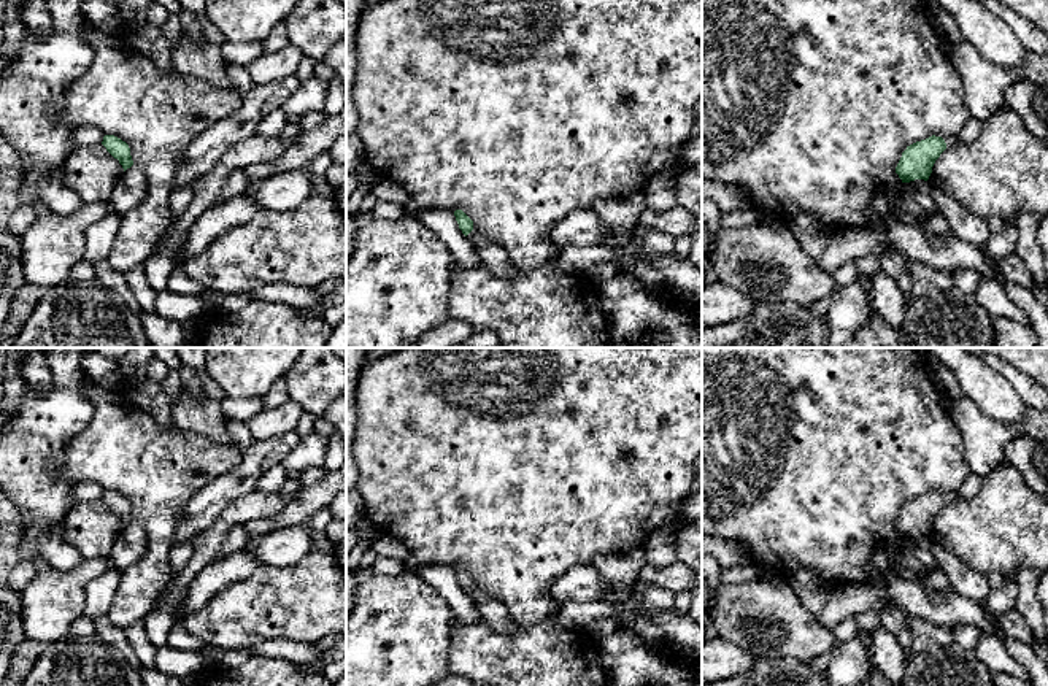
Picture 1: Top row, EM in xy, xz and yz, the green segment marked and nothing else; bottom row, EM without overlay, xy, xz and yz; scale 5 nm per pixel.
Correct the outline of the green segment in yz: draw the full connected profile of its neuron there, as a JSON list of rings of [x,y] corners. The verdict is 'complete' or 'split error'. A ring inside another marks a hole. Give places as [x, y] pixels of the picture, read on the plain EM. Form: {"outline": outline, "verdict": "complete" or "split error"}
{"outline": [[[929,492],[916,497],[902,508],[902,513],[896,522],[896,529],[902,538],[915,535],[927,537],[935,516],[946,503],[954,503],[957,499],[951,492]]], "verdict": "split error"}

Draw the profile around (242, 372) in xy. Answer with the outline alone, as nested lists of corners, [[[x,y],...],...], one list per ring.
[[[205,348],[206,370],[225,397],[262,399],[303,348]]]

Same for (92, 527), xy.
[[[103,500],[81,502],[65,516],[64,538],[76,546],[84,559],[105,557],[124,524]]]

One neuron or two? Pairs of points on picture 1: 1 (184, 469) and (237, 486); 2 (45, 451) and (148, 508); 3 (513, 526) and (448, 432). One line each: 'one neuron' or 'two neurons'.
1: two neurons
2: two neurons
3: one neuron

